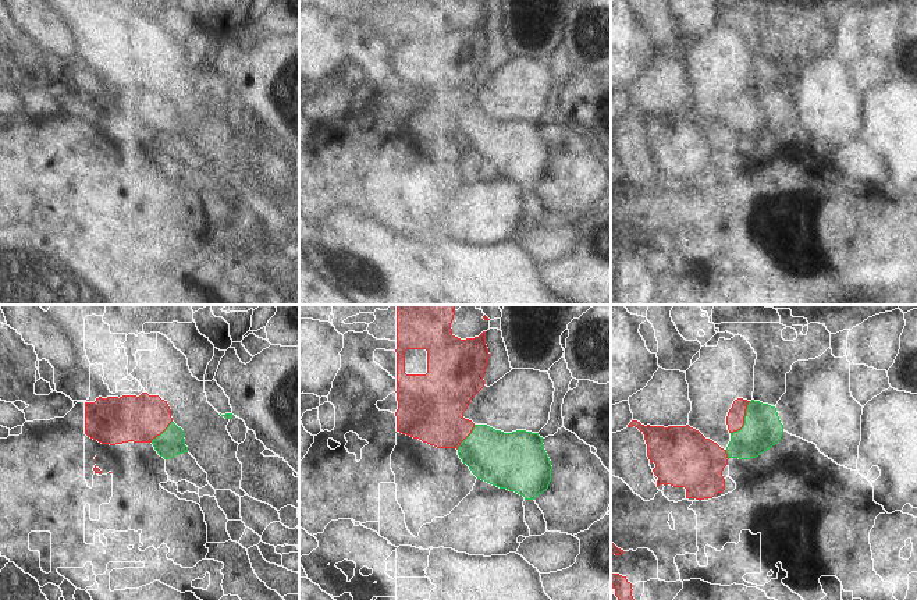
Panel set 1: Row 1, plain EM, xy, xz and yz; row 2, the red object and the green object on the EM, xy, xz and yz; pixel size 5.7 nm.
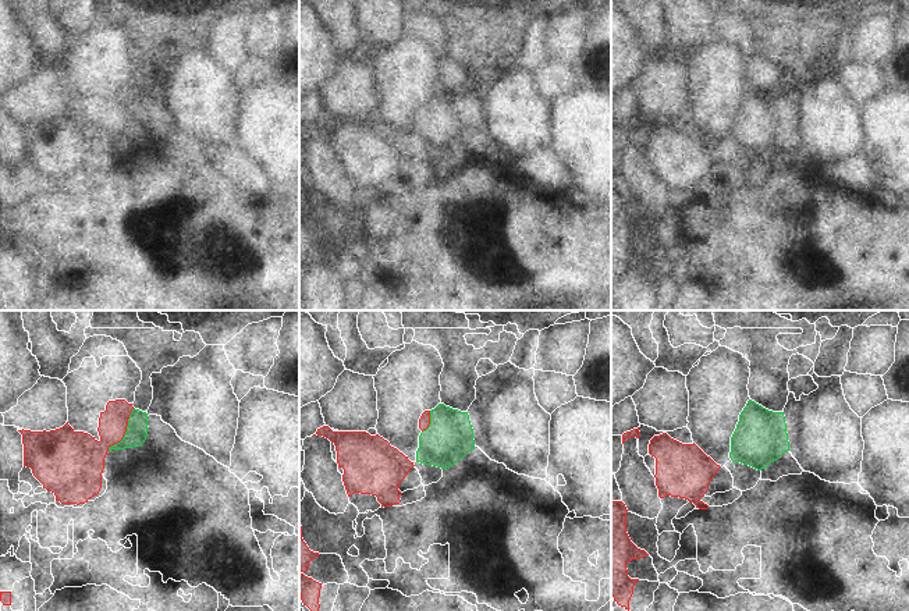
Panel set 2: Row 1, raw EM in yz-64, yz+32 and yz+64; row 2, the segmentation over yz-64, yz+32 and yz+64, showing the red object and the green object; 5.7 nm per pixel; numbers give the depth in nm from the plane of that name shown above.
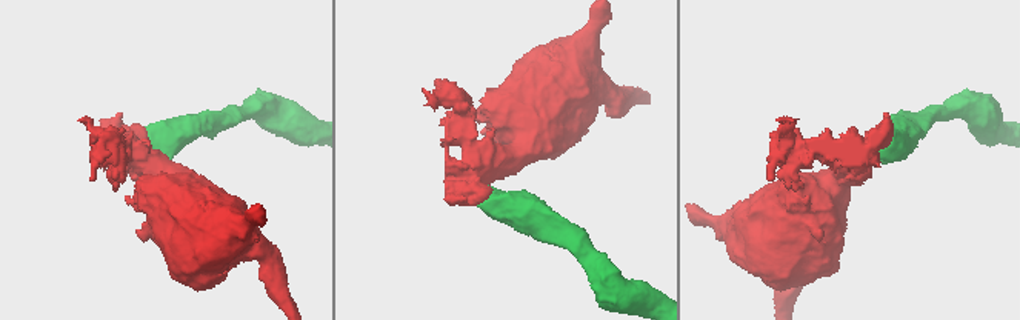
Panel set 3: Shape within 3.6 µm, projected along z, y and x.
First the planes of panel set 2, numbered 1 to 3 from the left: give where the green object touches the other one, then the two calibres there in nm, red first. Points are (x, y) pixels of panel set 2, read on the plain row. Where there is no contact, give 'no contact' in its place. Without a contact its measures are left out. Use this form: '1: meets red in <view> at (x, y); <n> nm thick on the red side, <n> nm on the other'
1: meets red in yz-64 at (125, 118); 180 nm thick on the red side, 130 nm on the other
2: meets red in yz+32 at (429, 110); 60 nm thick on the red side, 280 nm on the other
3: no contact

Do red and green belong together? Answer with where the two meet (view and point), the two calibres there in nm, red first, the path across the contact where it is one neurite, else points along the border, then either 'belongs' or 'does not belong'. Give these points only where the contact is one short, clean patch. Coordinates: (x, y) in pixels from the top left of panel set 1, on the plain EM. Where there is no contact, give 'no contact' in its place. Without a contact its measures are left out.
meets red in yz at (743, 107); 110 nm thick on the red side, 220 nm on the other; border along yz (750, 89), (745, 112), (731, 121); does not belong

